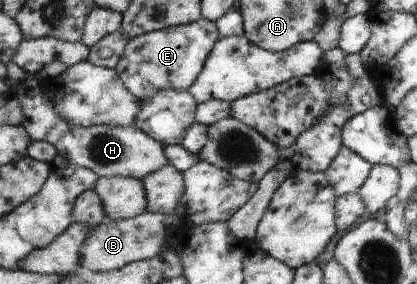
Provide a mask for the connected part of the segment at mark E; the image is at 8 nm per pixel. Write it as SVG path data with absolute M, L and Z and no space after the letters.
M204 18L196 23L143 34L130 40L116 69L126 81L129 90L141 101L155 98L161 90L167 88L188 90L203 70L203 65L219 37L219 26Z

